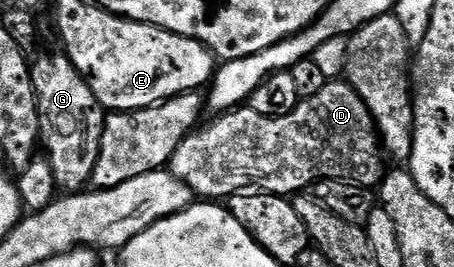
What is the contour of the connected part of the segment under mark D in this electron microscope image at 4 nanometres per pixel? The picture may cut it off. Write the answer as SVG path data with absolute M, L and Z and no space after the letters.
M329 81L314 93L314 97L302 99L294 110L286 113L286 117L262 117L262 113L254 113L254 109L241 105L217 114L215 118L213 123L205 122L181 141L178 149L174 149L170 164L172 175L185 183L193 196L204 201L224 201L229 195L249 189L292 197L321 179L345 179L359 187L376 189L386 174L386 155L374 117L370 109L366 109L366 101L362 101L346 81Z

